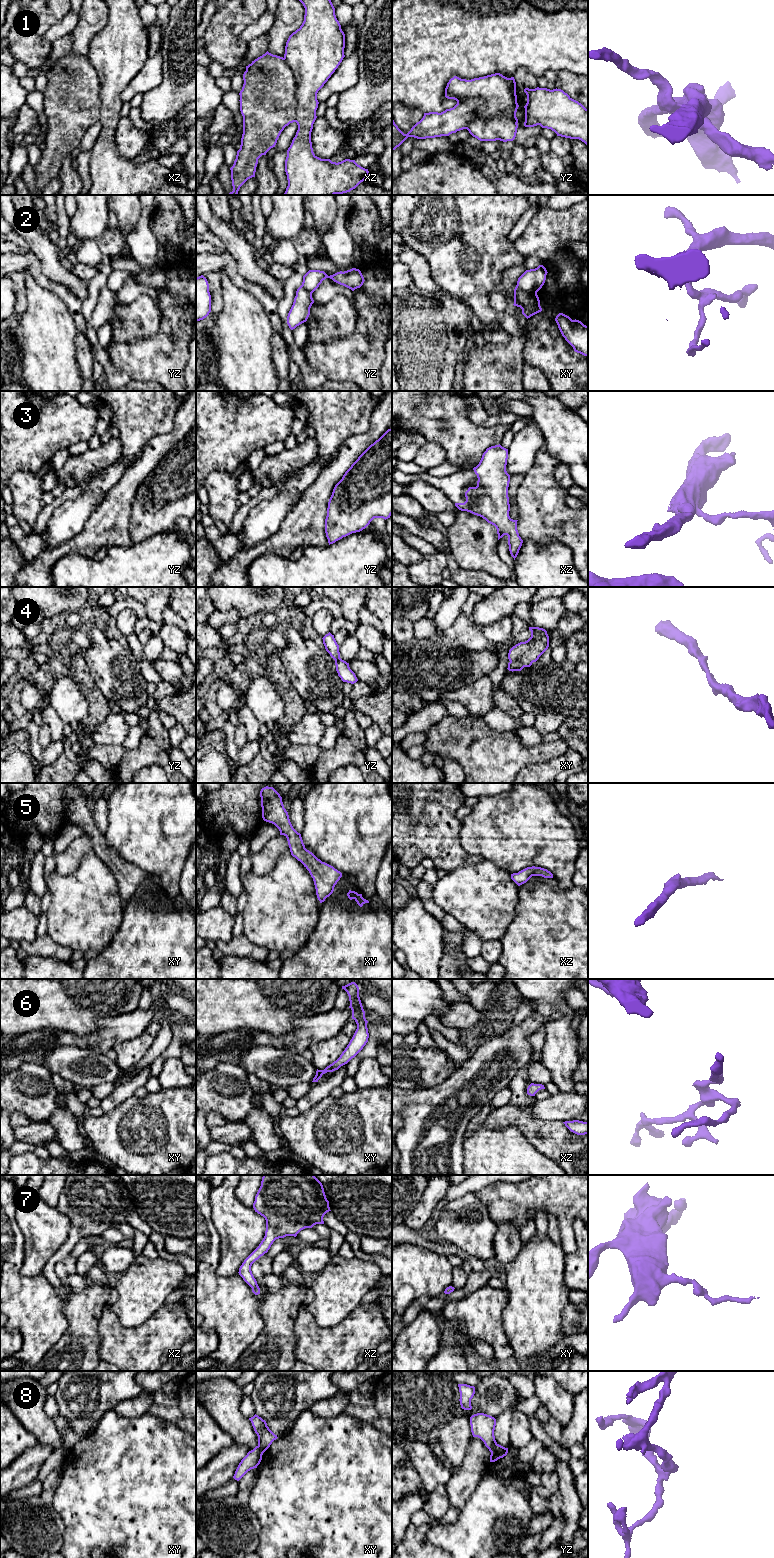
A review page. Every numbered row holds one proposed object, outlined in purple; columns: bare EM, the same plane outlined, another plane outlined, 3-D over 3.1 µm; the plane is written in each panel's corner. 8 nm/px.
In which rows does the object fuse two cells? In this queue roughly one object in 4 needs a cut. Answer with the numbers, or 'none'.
1, 2, 8

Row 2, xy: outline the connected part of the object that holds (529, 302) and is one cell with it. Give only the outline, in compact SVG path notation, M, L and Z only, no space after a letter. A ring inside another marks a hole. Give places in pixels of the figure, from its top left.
M517 285L514 289L513 305L520 307L527 319L542 311L537 293L523 291Z

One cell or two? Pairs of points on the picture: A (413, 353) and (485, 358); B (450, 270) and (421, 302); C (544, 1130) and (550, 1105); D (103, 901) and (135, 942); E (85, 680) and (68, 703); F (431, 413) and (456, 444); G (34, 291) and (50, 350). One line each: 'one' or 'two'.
A: two
B: two
C: two
D: two
E: one
F: one
G: one

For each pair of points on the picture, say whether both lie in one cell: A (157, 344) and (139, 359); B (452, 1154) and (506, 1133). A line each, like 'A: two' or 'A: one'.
A: one
B: two

